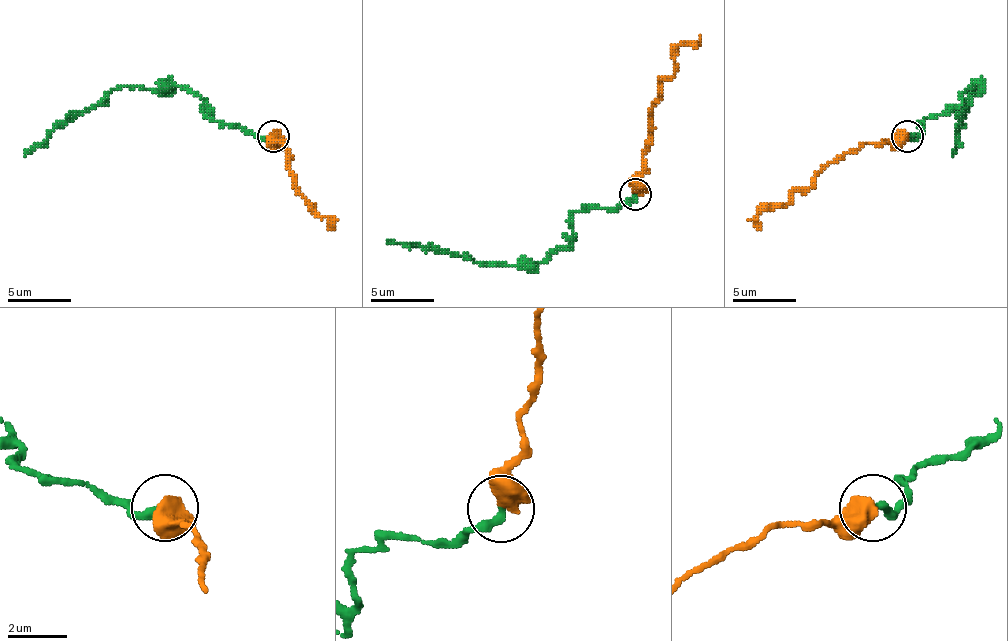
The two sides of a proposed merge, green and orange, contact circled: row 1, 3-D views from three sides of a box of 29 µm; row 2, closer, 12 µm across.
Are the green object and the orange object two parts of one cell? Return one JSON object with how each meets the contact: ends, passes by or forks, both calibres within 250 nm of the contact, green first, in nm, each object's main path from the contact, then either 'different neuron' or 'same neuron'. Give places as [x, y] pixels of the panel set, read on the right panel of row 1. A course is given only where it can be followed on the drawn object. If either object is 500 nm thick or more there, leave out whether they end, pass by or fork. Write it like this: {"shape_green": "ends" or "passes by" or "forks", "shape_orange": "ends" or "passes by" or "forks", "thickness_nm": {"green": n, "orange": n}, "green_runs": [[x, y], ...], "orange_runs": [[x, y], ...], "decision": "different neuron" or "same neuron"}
{"thickness_nm": {"green": 280, "orange": 700}, "green_runs": [[908, 137], [920, 130], [923, 121], [955, 108], [962, 95], [975, 86], [962, 111], [952, 156]], "orange_runs": [[904, 137], [863, 143], [824, 169], [809, 188], [796, 188], [786, 204], [764, 207], [748, 220]], "decision": "same neuron"}

